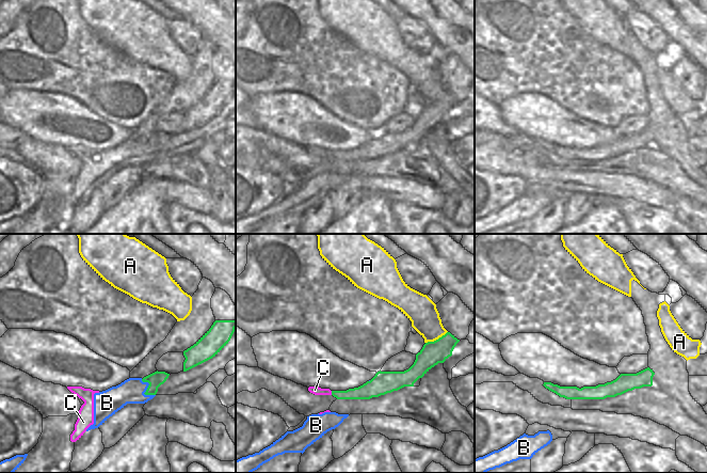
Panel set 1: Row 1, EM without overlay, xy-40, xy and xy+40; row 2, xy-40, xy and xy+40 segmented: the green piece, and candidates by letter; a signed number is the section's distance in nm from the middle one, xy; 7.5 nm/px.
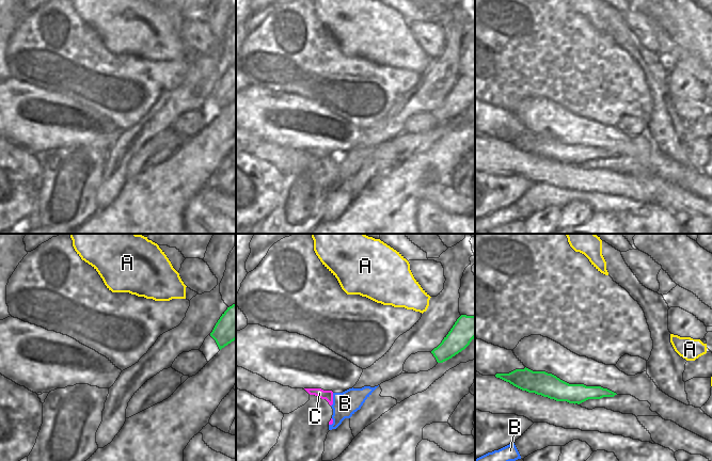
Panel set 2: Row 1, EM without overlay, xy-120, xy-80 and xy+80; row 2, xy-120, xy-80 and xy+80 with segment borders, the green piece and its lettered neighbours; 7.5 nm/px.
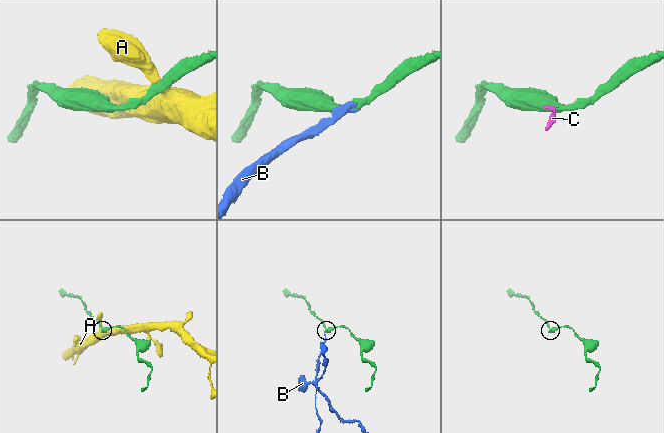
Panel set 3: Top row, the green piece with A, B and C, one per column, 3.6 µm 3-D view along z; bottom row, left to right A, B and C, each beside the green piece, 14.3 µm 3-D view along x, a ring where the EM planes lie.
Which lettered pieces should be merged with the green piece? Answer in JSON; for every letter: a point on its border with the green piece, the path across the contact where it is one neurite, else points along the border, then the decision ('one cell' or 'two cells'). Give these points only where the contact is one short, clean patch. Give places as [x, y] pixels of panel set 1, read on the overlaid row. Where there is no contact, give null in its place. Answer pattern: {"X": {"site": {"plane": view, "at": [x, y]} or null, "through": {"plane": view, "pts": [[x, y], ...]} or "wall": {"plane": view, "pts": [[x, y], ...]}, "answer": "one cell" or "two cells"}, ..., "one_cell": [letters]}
{"A": {"site": {"plane": "xy", "at": [436, 340]}, "wall": {"plane": "xy", "pts": [[447, 331], [437, 339], [426, 343]]}, "answer": "two cells"}, "B": {"site": {"plane": "xy-40", "at": [146, 390]}, "wall": {"plane": "xy-40", "pts": [[141, 379], [148, 383], [144, 393], [155, 395]]}, "answer": "two cells"}, "C": {"site": {"plane": "xy", "at": [332, 393]}, "answer": "two cells"}, "one_cell": []}

